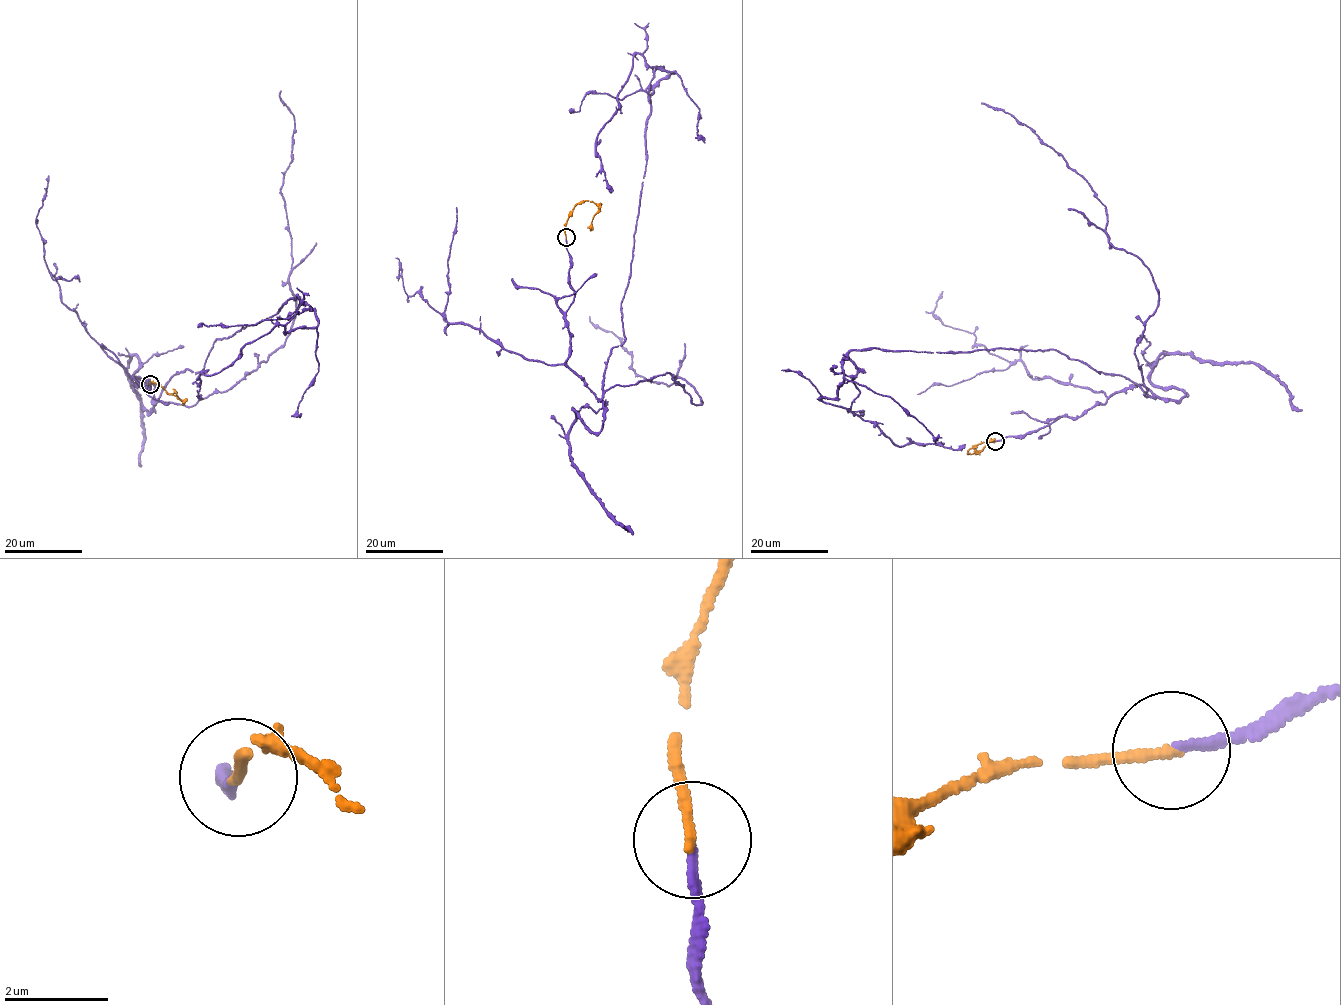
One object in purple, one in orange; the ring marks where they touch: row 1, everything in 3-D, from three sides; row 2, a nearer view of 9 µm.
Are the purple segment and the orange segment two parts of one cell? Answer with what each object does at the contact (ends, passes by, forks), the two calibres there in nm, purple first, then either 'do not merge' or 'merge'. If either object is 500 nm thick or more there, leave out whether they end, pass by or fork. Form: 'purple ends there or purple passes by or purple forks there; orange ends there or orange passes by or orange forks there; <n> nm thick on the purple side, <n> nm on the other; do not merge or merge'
purple ends there; orange ends there; 160 nm thick on the purple side, 180 nm on the other; merge

